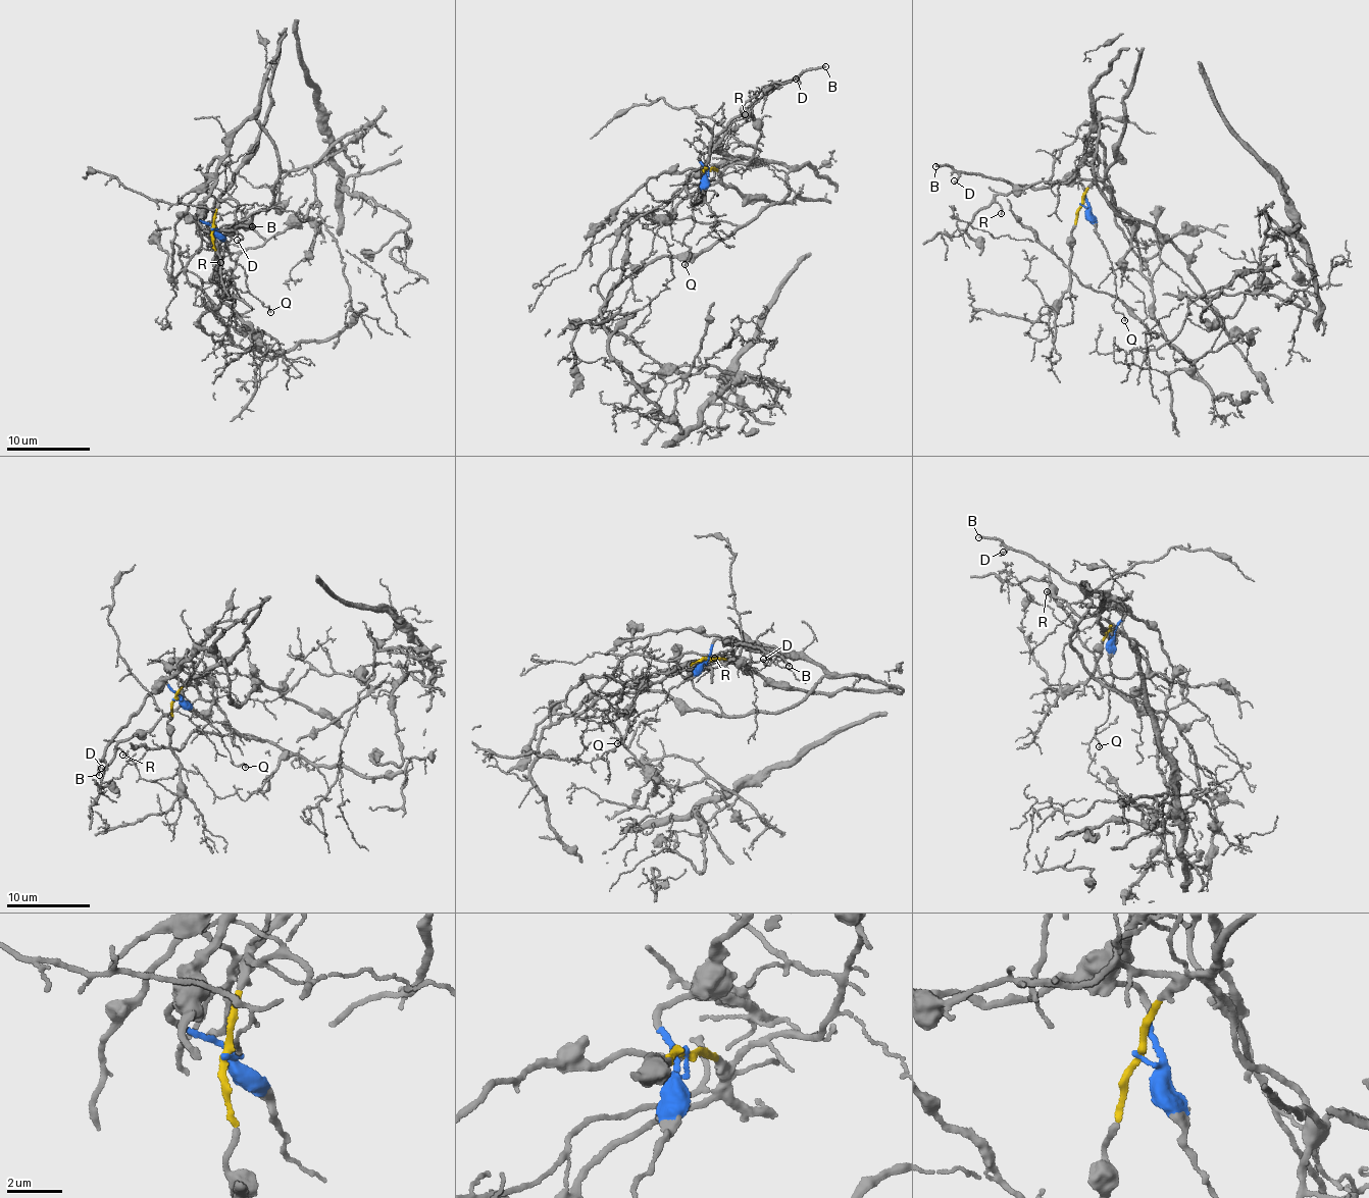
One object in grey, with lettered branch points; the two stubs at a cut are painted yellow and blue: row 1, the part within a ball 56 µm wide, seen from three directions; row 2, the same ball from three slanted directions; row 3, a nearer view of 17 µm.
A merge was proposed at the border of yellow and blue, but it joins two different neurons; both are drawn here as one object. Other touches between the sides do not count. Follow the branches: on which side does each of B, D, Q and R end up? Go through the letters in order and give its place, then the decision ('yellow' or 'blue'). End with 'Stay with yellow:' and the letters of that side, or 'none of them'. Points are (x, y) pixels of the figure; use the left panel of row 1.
B: (252, 226) | blue
D: (237, 240) | blue
Q: (270, 312) | blue
R: (220, 262) | yellow
Stay with yellow: R

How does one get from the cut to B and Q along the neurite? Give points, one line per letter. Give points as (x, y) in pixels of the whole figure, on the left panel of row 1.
B: (213, 229), (197, 214), (205, 232), (253, 226)
Q: (213, 229), (232, 260), (243, 267), (248, 292), (266, 307), (269, 306), (269, 312)

